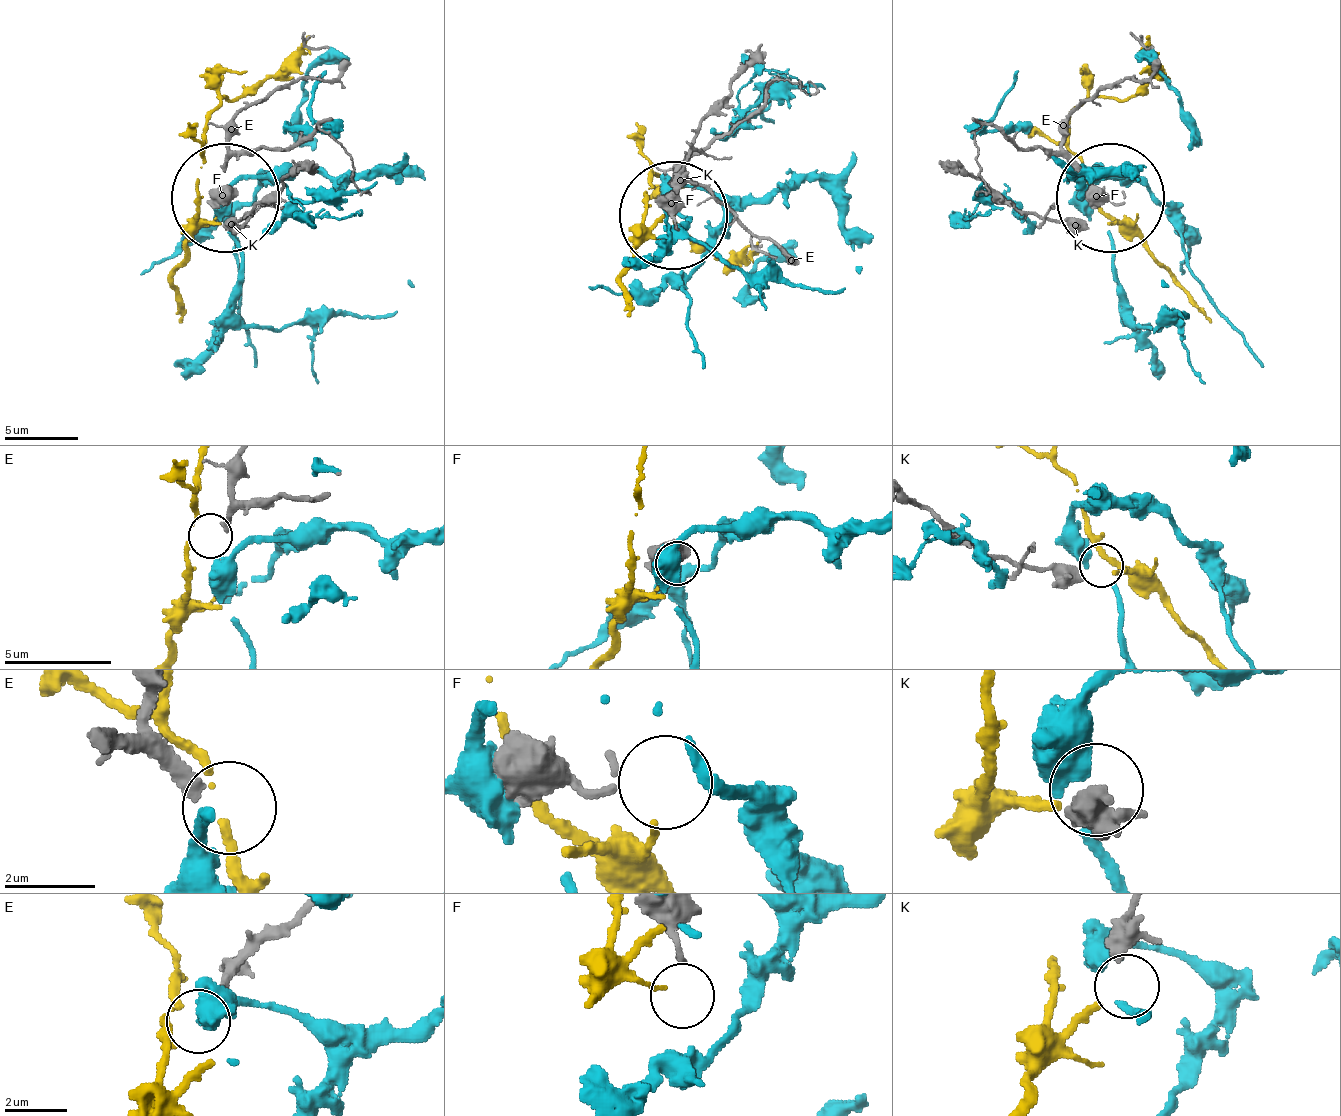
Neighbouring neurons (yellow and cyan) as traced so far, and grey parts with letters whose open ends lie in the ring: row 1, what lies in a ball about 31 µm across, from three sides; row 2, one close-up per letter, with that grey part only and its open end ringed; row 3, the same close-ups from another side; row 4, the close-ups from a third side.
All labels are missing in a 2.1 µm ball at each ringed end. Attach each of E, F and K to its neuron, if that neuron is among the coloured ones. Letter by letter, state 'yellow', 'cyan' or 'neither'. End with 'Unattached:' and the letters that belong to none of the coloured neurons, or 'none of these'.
E: neither
F: neither
K: yellow
Unattached: E, F

